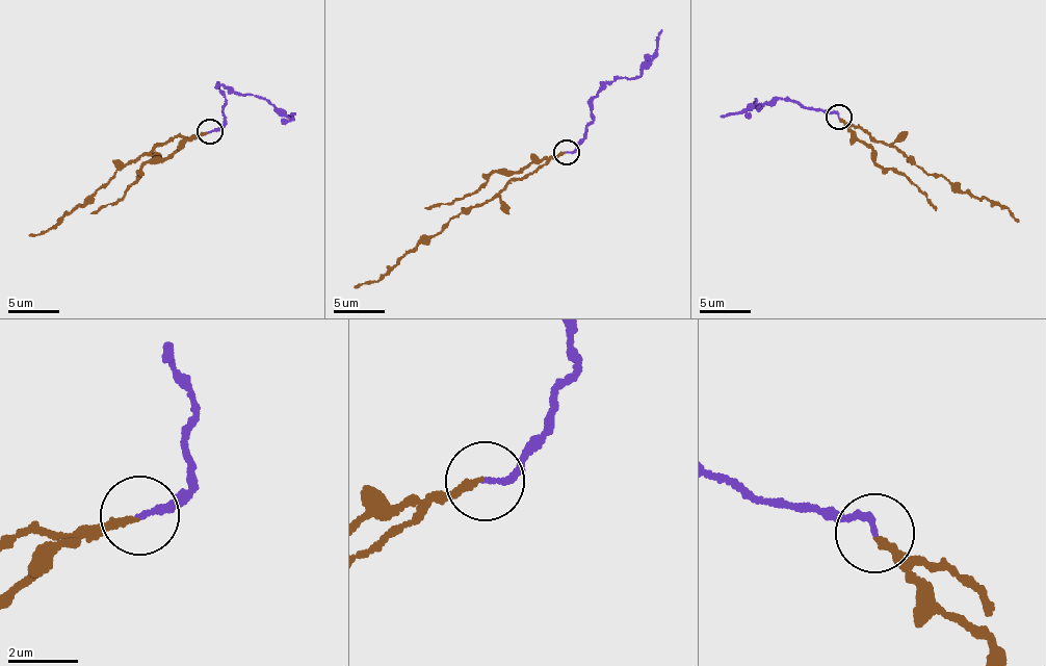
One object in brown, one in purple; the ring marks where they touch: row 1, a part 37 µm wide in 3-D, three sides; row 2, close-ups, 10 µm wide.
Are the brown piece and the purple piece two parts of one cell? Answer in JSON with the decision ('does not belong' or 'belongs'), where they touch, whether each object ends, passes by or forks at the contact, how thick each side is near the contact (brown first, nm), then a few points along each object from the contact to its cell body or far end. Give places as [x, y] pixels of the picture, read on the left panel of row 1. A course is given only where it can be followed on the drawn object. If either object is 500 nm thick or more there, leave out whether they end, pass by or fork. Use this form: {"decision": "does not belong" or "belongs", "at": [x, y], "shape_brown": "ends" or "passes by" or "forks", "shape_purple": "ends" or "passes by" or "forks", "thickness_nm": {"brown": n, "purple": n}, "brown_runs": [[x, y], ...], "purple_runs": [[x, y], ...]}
{"decision": "does not belong", "at": [209, 131], "shape_brown": "ends", "shape_purple": "ends", "thickness_nm": {"brown": 180, "purple": 180}, "brown_runs": [[209, 132], [186, 139], [175, 136], [159, 143], [148, 153], [121, 164], [108, 181], [51, 228], [30, 233]], "purple_runs": [[209, 132], [225, 120], [224, 94], [217, 83], [260, 96], [293, 119], [291, 113], [294, 114]]}

